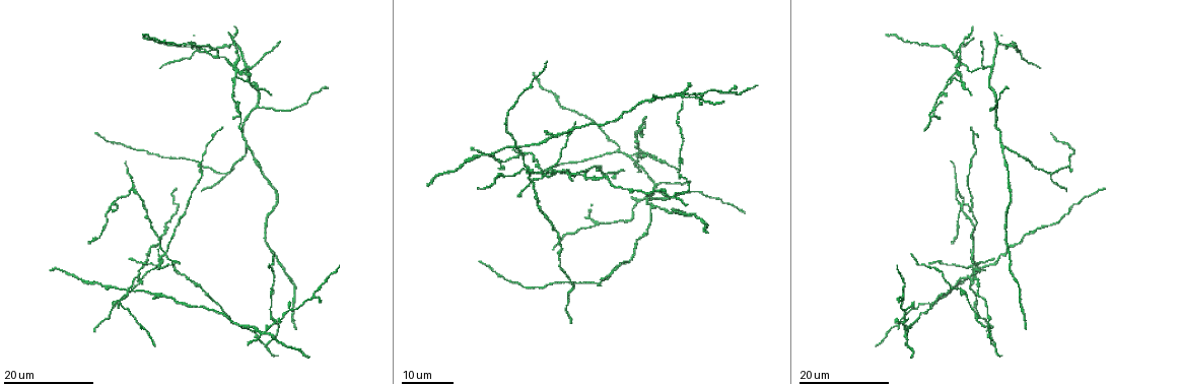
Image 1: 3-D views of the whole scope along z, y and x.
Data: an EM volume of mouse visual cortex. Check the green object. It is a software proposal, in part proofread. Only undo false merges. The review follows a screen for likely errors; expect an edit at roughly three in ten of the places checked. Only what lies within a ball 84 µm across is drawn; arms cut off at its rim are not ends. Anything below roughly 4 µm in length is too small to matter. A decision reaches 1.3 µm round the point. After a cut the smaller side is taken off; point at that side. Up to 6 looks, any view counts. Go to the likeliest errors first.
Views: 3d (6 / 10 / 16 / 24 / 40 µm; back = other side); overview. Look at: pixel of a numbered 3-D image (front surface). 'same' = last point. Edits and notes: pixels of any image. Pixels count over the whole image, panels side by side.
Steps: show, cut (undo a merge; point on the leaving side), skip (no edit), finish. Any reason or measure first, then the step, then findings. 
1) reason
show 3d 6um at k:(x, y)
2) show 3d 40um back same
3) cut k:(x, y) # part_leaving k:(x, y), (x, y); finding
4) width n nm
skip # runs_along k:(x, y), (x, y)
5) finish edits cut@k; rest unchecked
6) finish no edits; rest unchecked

four or more arms meet
show 3d 16um at 1:(972, 255)

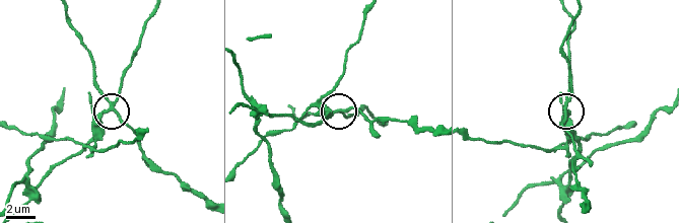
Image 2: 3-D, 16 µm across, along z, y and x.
show 3d 6um at 2:(116, 108)

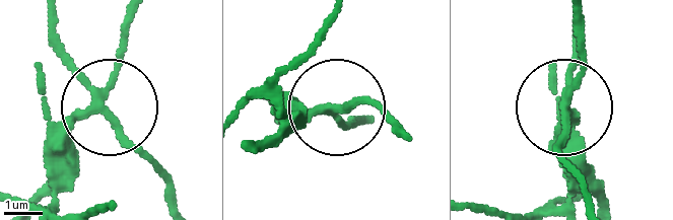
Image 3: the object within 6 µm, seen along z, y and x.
side_arm 38 um
cut 3:(574, 146) # part_leaving 3:(96, 103), (73, 130), (61, 168), (31, 198); a second cell is stuck on

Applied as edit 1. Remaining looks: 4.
two arms in line, one across
show 3d 24um at 1:(630, 157)

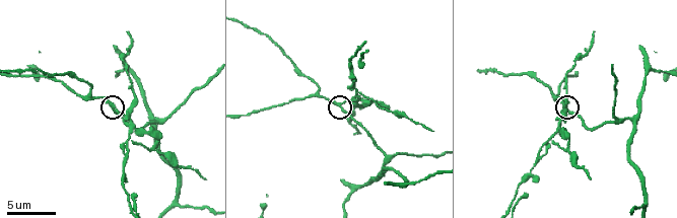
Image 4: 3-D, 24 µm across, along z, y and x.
zoom in
show 3d 10um at 4:(562, 106)

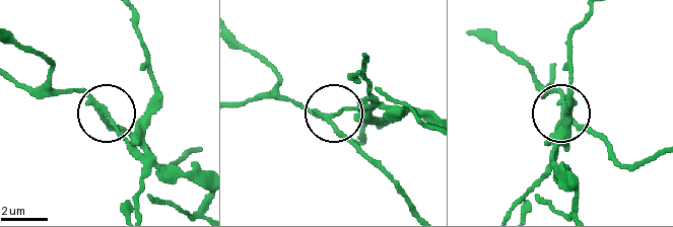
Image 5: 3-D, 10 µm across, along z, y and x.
side_arm 20 um
cut 5:(345, 108) # a second cell is stuck on

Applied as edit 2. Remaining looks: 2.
finish edits cut@3, cut@5; rest unchecked

